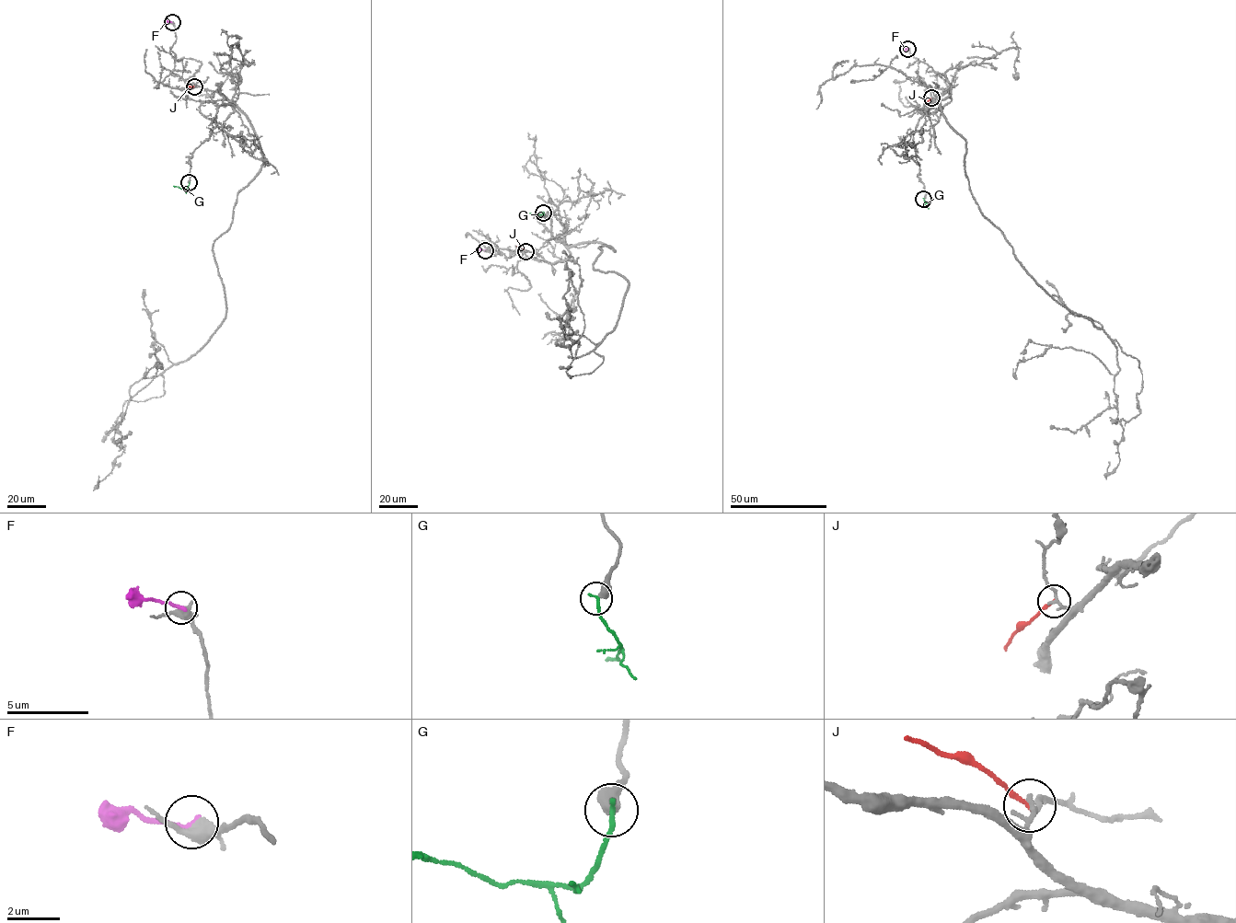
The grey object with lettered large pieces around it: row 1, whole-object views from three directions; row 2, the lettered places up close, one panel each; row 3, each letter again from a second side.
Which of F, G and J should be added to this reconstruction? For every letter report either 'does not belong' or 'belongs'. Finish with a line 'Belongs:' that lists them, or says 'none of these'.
F: does not belong
G: belongs
J: does not belong
Belongs: G

